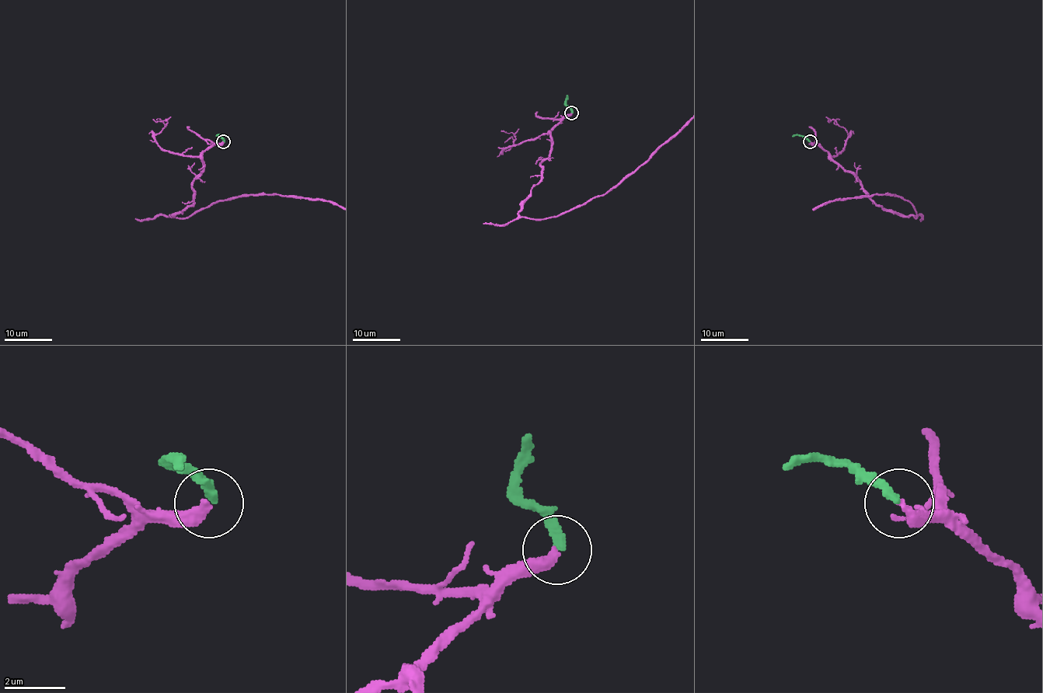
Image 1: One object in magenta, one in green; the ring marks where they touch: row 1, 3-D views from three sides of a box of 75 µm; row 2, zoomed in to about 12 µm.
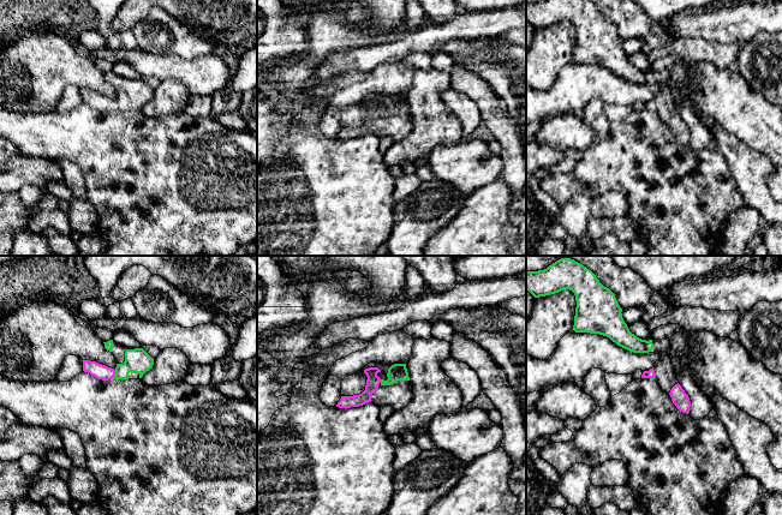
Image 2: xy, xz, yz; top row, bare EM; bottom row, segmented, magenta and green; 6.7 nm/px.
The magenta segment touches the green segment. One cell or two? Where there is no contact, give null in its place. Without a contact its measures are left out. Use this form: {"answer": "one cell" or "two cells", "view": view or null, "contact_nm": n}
{"answer": "one cell", "view": "xy", "contact_nm": 70}

